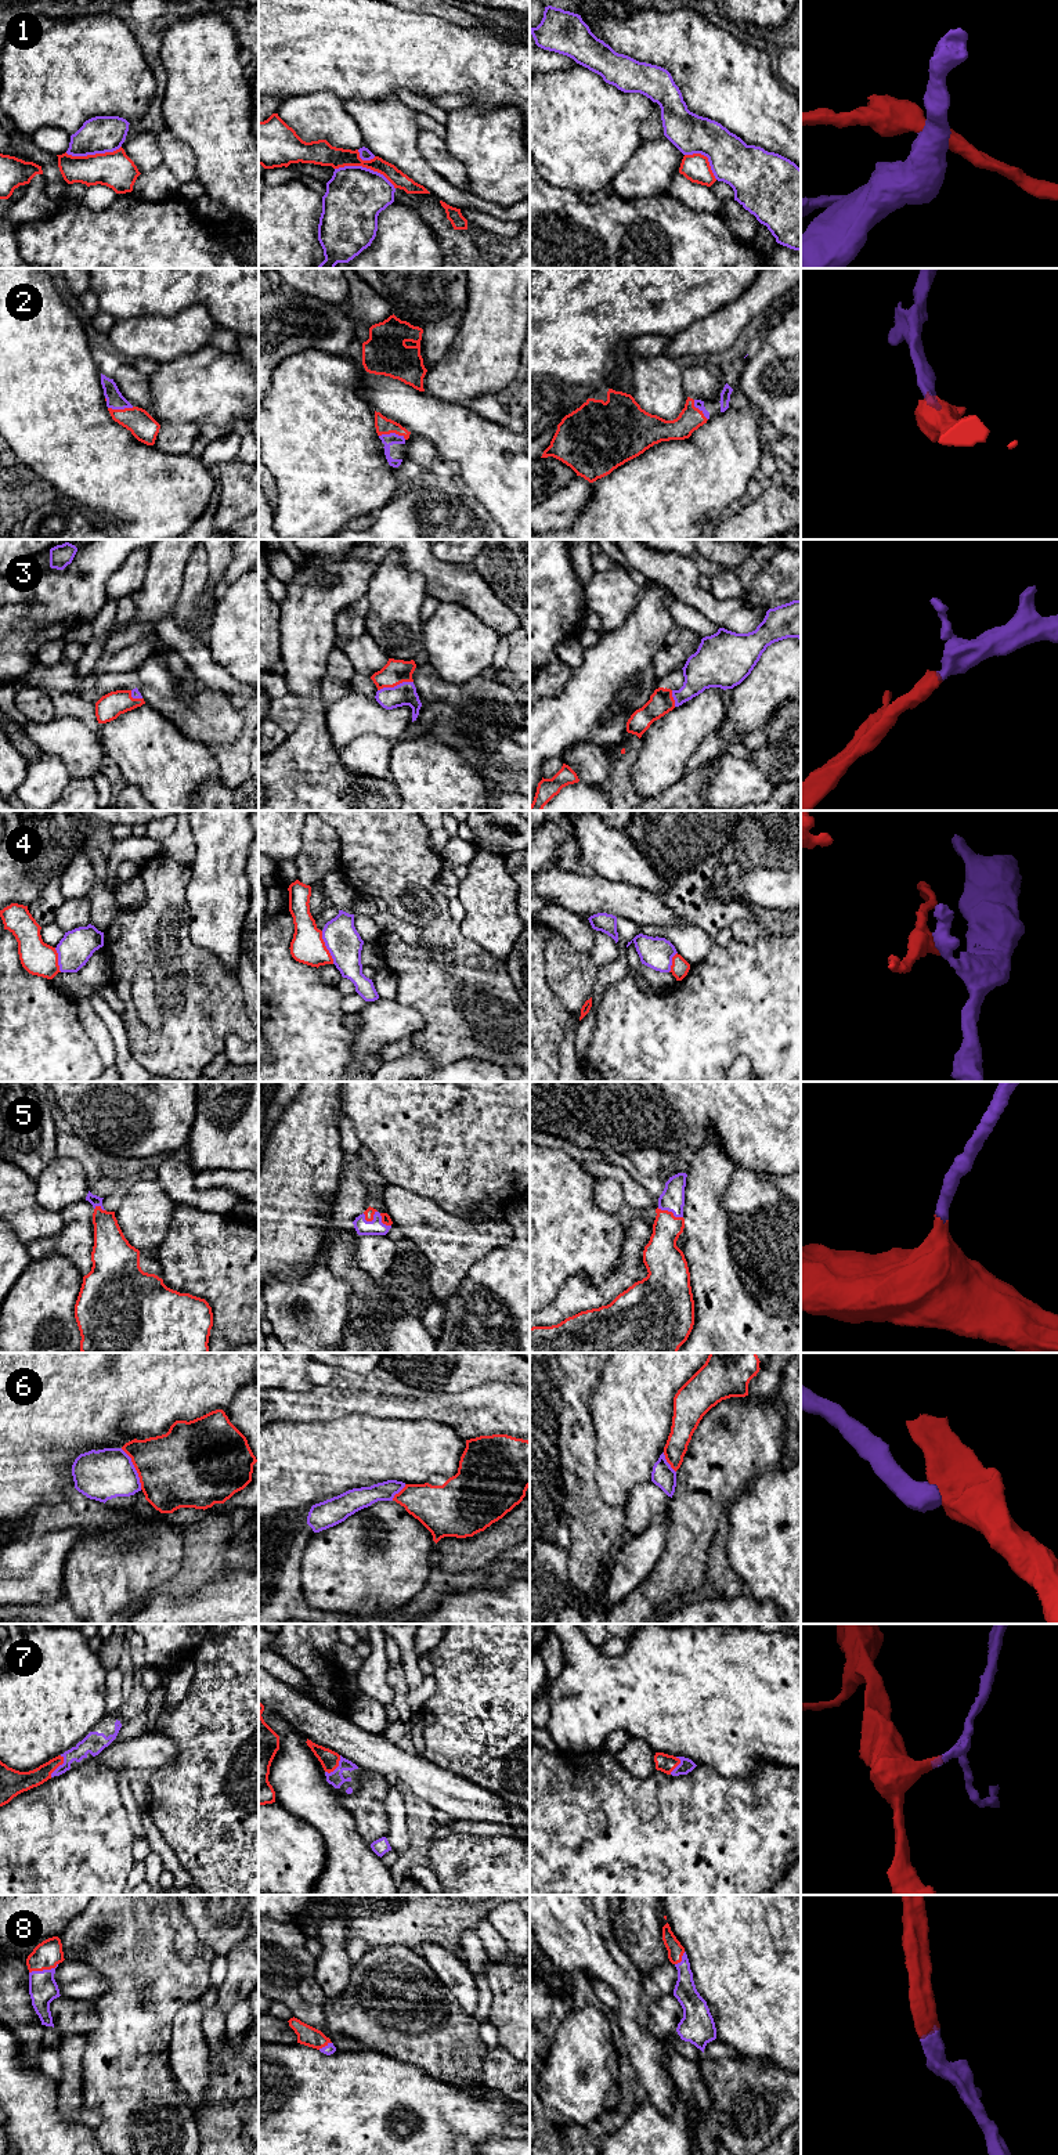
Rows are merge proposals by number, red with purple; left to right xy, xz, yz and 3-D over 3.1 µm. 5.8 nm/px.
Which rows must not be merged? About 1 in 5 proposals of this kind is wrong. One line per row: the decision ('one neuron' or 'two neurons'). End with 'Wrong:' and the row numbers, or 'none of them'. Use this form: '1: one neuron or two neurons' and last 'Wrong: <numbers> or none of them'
1: two neurons
2: one neuron
3: one neuron
4: two neurons
5: one neuron
6: two neurons
7: one neuron
8: one neuron
Wrong: 1, 4, 6

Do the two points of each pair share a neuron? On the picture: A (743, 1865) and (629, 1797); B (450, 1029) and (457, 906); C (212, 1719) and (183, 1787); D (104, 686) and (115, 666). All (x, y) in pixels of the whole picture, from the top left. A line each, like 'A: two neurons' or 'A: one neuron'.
A: one neuron
B: two neurons
C: one neuron
D: two neurons

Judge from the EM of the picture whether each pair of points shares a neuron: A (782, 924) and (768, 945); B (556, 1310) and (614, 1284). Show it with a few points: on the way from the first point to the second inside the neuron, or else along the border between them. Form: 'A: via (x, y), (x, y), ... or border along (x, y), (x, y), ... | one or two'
A: border along (761, 932), (786, 935) | two
B: via (570, 1300), (574, 1296), (600, 1295) | one

